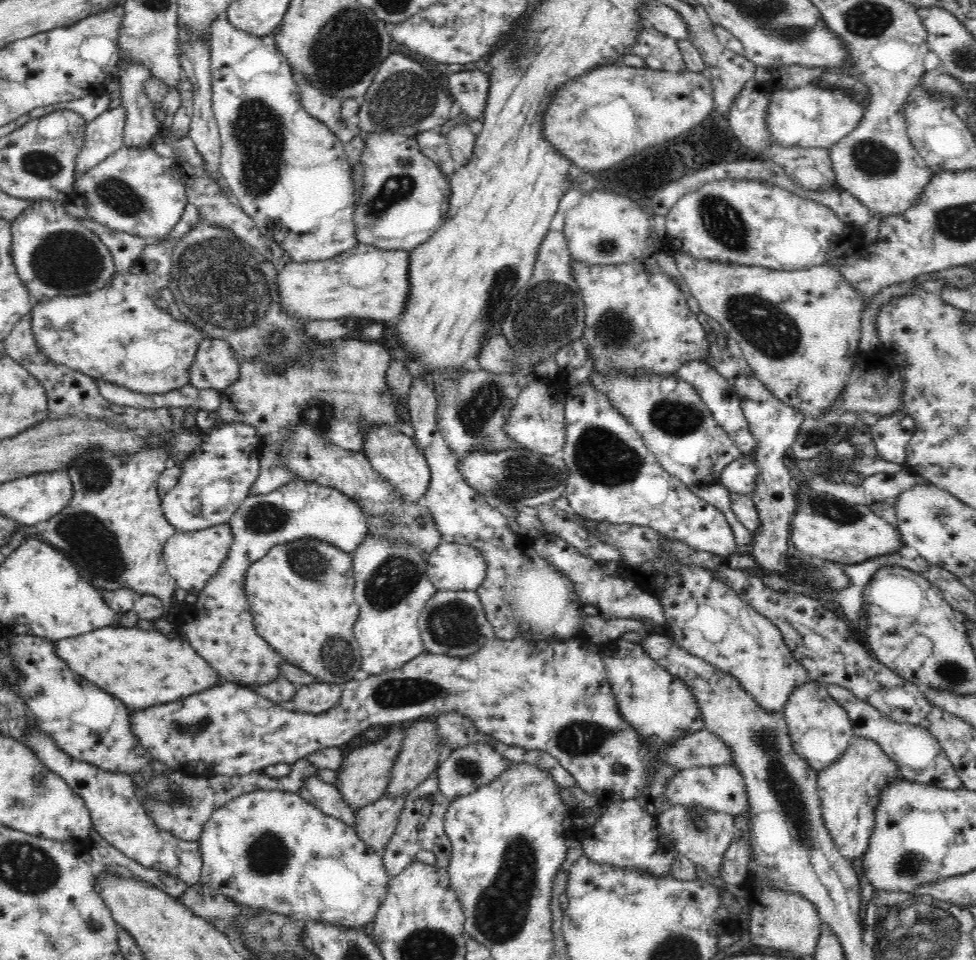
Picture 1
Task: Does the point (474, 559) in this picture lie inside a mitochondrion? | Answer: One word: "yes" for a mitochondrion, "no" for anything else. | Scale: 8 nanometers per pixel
no

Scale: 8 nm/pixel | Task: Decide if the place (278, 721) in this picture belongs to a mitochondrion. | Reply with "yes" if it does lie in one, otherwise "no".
no

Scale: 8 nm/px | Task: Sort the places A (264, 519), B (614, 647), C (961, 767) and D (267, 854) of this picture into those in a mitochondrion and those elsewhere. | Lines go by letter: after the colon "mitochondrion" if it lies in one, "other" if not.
A: mitochondrion
B: other
C: other
D: mitochondrion

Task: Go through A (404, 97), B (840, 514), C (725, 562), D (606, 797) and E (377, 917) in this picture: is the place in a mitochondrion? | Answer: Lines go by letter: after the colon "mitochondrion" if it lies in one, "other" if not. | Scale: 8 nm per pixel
A: mitochondrion
B: mitochondrion
C: other
D: other
E: other

